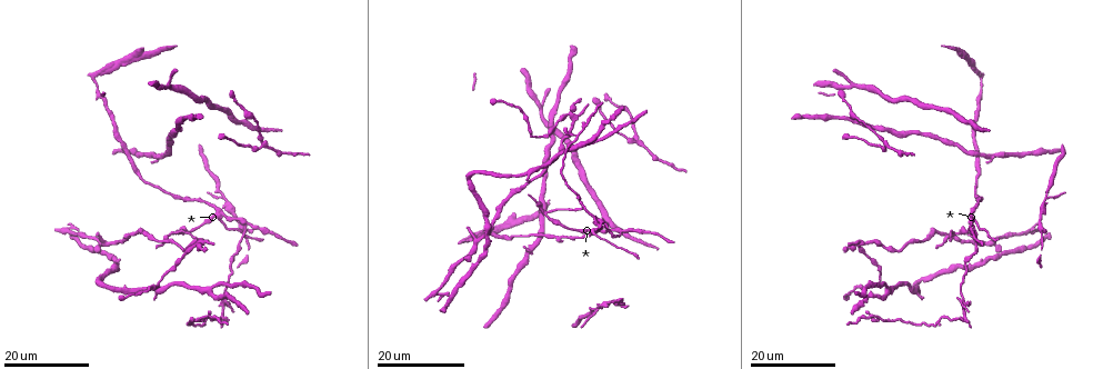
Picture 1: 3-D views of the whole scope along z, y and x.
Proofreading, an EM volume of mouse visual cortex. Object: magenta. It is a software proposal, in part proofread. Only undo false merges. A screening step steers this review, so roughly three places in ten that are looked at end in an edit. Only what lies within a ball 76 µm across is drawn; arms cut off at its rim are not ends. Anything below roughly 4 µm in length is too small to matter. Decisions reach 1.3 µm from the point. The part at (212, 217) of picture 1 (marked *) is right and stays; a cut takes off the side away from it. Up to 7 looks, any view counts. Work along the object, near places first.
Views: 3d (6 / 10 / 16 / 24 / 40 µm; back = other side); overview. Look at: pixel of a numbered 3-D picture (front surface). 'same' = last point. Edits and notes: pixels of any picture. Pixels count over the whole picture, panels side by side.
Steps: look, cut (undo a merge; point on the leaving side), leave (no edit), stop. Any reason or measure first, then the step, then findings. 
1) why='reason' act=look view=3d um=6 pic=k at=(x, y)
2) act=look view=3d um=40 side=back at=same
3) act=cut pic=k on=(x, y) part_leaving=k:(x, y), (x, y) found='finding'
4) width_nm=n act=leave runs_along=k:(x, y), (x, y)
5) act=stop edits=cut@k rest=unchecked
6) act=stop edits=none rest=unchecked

why='a fork' act=look view=3d um=24 pic=1 at=(246, 222)

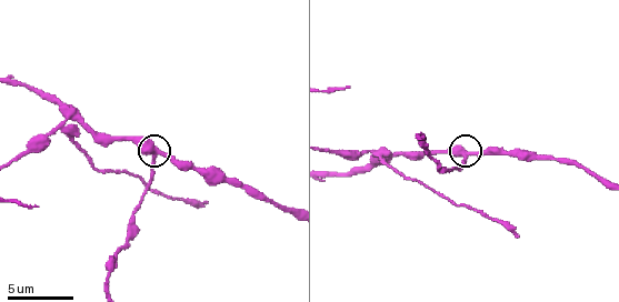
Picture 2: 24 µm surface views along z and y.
why='closer look' act=look view=3d um=6 pic=2 at=(157, 153)

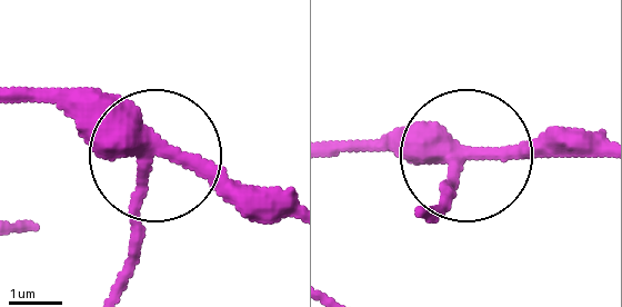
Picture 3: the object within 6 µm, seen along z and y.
width_nm=270 act=cut pic=3 on=(138, 235) part_leaving=3:(141, 169), (141, 231), (114, 284) found='a second neuron is stuck on'

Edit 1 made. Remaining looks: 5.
why='see it whole again' act=look view=overview

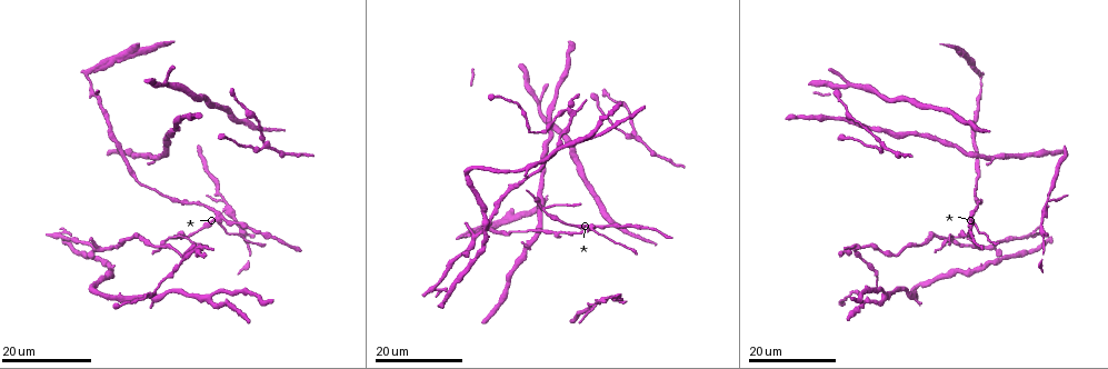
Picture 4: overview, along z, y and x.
act=look view=3d um=24 pic=4 at=(566, 74)

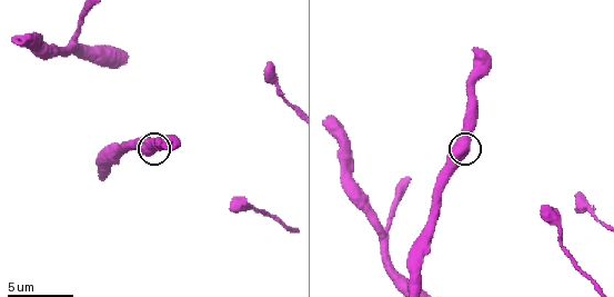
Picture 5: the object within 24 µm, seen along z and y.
act=look view=3d um=10 pic=5 at=(463, 149)

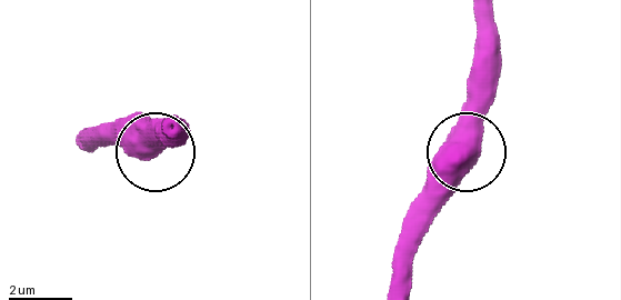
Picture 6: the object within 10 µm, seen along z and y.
act=leave found='one neuron here'

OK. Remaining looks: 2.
why='three-way junction' act=look view=3d um=16 pic=4 at=(540, 207)

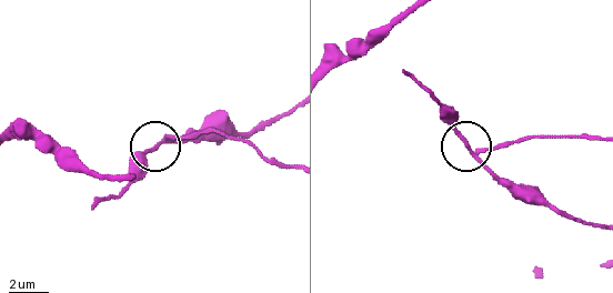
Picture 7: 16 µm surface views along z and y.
why='zoom in' act=look view=3d um=6 pic=7 at=(164, 141)

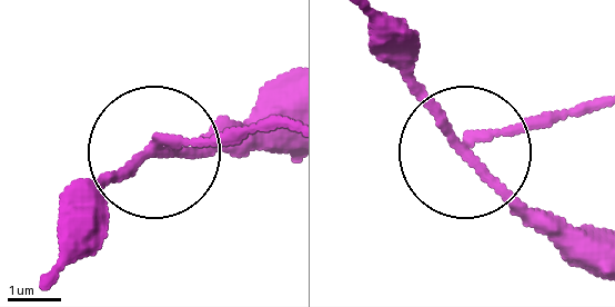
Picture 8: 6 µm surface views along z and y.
width_nm=170 act=leave found='continuous, no second neuron'

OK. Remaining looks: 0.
act=stop edits=cut@3 rest=unchecked

